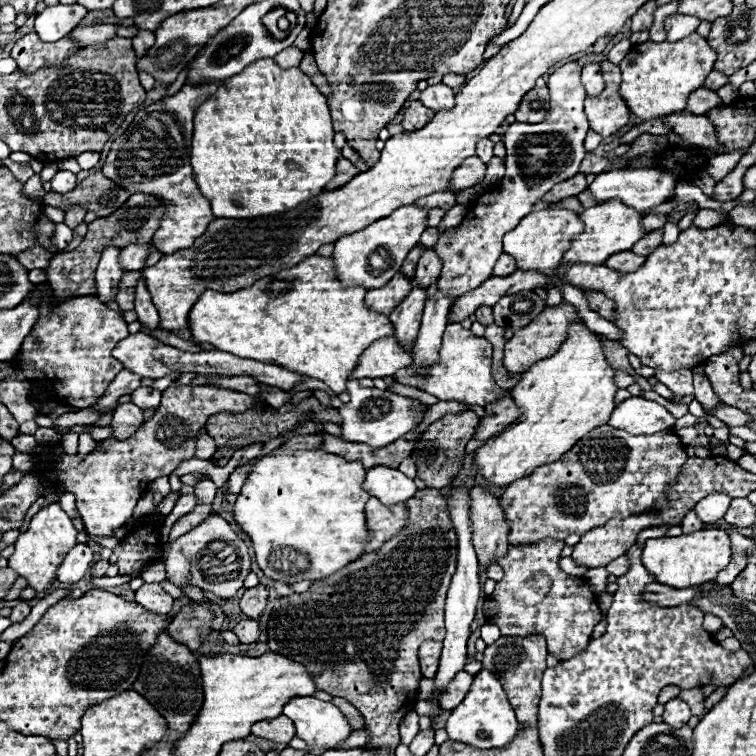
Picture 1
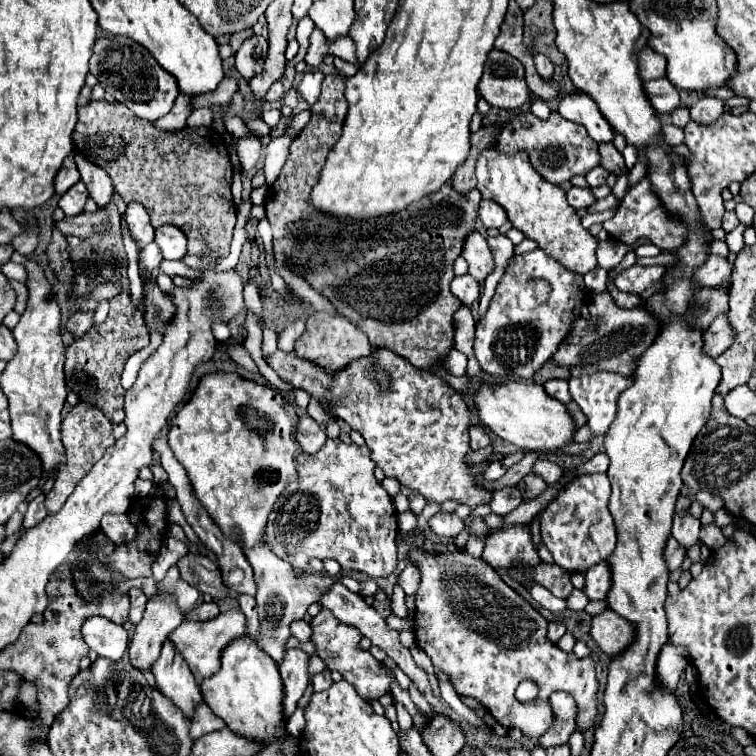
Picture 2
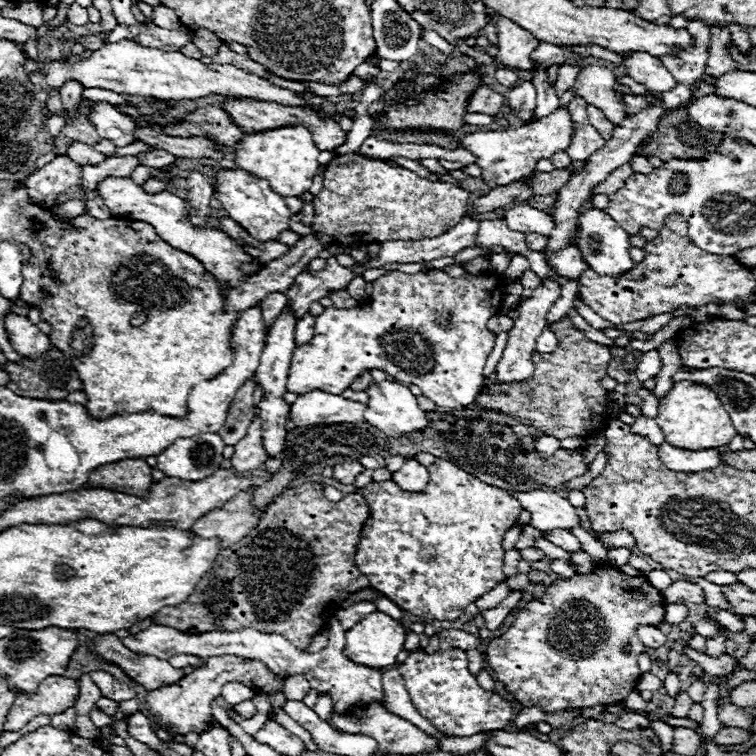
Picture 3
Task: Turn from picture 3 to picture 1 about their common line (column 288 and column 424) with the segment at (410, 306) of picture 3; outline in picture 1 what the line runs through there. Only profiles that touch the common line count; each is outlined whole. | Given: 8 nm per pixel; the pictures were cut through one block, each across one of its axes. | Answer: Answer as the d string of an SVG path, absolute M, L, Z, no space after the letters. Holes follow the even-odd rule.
M460 324L446 326L440 346L440 358L430 368L426 368L422 376L416 370L412 372L410 368L402 368L394 374L394 380L406 386L420 388L436 396L438 400L454 400L454 402L464 402L468 406L472 404L486 406L502 394L502 388L492 378L492 344L486 338L472 336L470 330L462 328Z

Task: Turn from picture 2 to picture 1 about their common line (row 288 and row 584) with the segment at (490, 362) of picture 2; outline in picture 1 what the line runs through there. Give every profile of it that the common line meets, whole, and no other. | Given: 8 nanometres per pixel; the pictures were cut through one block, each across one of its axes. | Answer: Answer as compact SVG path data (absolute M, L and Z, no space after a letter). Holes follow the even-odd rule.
M540 540L536 544L510 546L506 556L496 562L504 568L504 578L484 602L486 624L496 624L502 636L530 636L542 634L546 638L548 654L558 660L570 660L586 650L594 626L602 620L598 600L586 588L586 580L574 578L560 568L562 540Z

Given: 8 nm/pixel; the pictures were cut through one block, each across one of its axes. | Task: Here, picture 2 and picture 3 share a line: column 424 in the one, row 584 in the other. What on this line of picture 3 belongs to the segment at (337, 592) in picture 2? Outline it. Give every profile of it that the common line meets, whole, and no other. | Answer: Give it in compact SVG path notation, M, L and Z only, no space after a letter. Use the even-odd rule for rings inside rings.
M674 582L670 588L662 590L666 602L692 602L692 604L706 604L706 594L702 586L692 582Z

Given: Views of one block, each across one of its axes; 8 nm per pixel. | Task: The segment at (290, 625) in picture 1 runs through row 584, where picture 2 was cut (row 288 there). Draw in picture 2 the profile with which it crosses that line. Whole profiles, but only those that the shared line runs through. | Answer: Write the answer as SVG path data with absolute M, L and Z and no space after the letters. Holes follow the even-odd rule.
M328 74L322 82L320 100L312 106L310 122L298 132L298 136L290 144L290 156L270 186L266 196L266 218L274 232L274 258L276 262L284 262L288 266L298 266L306 272L304 280L322 296L326 296L338 314L348 318L354 326L358 326L372 344L386 346L398 356L406 358L412 366L430 370L454 386L458 392L464 392L468 386L466 376L450 376L440 368L442 356L454 344L454 320L452 314L462 306L462 302L450 292L450 282L454 278L452 264L462 252L462 240L466 232L474 230L474 222L478 216L478 204L482 200L480 192L474 188L468 194L460 194L452 188L452 184L444 184L438 192L424 196L422 200L410 204L402 212L366 218L366 220L348 220L340 216L326 214L316 210L310 204L310 192L320 178L320 170L332 146L338 142L344 126L344 118L348 112L346 96L344 96L344 78L340 74Z

